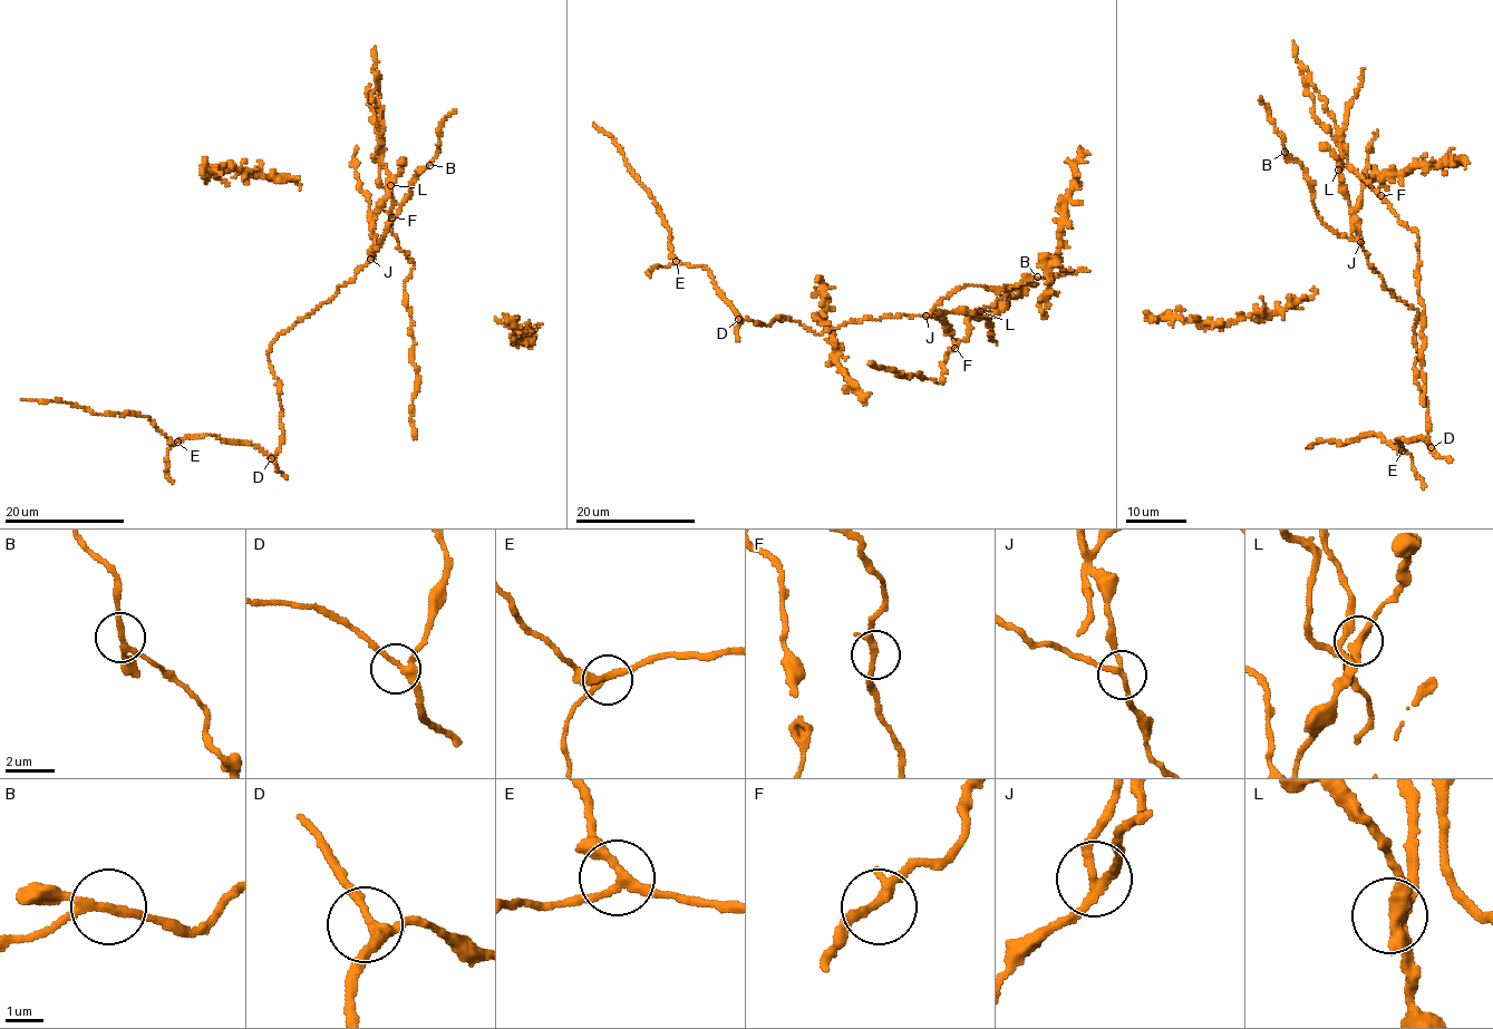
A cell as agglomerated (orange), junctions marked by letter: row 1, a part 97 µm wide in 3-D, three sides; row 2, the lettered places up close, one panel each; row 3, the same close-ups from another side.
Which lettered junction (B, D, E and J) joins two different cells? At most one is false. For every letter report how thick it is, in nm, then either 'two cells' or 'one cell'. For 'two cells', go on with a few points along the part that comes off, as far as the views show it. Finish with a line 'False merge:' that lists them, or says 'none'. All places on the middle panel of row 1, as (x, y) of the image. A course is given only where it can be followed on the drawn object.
B: 180 nm | one cell
D: 240 nm | one cell
E: 240 nm | one cell
J: 190 nm | two cells | (926, 314), (988, 317), (1025, 288), (969, 318), (941, 382), (869, 363)
False merge: J

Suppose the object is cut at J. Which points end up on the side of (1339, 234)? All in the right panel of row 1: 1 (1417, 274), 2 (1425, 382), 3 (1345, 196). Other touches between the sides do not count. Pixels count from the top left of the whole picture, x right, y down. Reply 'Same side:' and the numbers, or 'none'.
Same side: none

